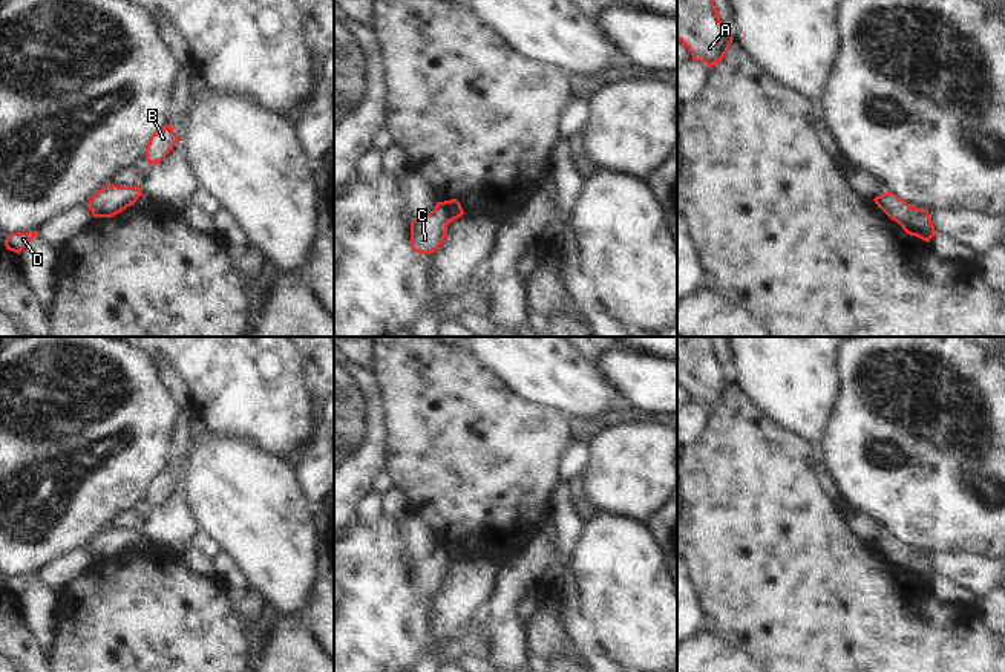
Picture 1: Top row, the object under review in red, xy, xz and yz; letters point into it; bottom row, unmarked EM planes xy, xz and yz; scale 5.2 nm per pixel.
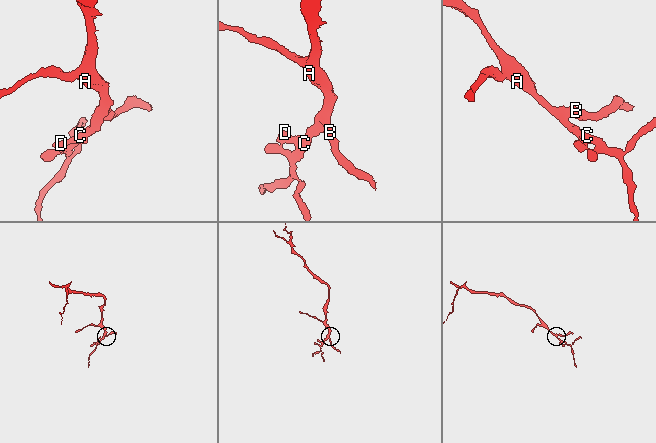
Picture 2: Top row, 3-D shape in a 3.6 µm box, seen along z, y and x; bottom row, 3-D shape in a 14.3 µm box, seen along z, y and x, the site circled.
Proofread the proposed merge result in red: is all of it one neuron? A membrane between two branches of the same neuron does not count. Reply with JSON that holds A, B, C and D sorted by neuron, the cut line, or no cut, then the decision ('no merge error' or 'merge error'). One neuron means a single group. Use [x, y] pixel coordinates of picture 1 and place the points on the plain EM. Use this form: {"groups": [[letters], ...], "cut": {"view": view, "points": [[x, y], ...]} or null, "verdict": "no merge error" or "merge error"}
{"groups": [["A", "B", "C", "D"]], "cut": null, "verdict": "no merge error"}

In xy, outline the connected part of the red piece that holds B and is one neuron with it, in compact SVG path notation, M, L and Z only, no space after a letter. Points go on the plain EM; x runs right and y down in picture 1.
M165 468L159 475L153 476L146 490L146 502L153 508L161 505L178 485L179 479L170 468Z

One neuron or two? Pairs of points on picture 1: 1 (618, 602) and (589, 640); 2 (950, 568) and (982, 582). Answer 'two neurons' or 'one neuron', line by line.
1: two neurons
2: one neuron

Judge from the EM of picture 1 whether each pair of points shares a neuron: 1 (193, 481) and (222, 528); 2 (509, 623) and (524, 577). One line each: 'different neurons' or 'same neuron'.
1: same neuron
2: same neuron

